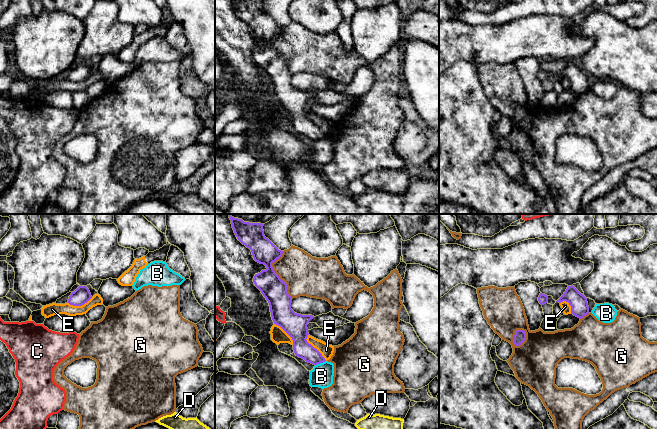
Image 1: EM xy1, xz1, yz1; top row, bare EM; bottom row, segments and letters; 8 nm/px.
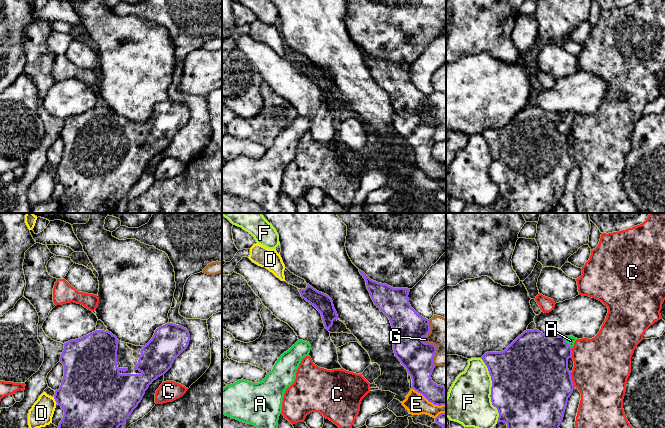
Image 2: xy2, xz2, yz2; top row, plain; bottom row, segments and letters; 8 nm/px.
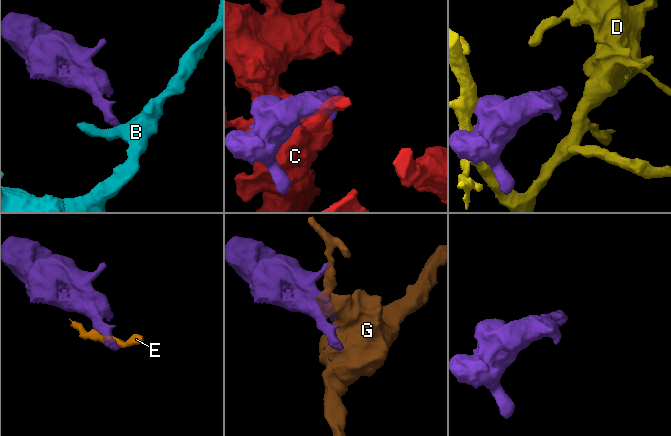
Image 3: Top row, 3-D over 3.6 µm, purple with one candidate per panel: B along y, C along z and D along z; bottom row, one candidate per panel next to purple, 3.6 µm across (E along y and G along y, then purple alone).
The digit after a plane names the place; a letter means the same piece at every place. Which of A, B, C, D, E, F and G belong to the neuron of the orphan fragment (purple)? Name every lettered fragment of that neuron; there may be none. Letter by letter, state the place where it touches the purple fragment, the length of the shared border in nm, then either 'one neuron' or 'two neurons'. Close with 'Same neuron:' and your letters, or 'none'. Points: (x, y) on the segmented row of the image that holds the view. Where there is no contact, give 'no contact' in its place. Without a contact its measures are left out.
A: meets purple in yz2 at (565, 342); contact 120 nm long; one neuron
B: meets purple in xz1 at (320, 362); contact 100 nm long; two neurons
C: meets purple in yz2 at (571, 379); contact 120 nm long; two neurons
D: meets purple in xy2 at (55, 400); contact 70 nm long; two neurons
E: meets purple in xz2 at (429, 401); contact 300 nm long; two neurons
F: meets purple in yz2 at (491, 390); contact 550 nm long; two neurons
G: meets purple in xz2 at (428, 343); contact 380 nm long; two neurons
Same neuron: A

